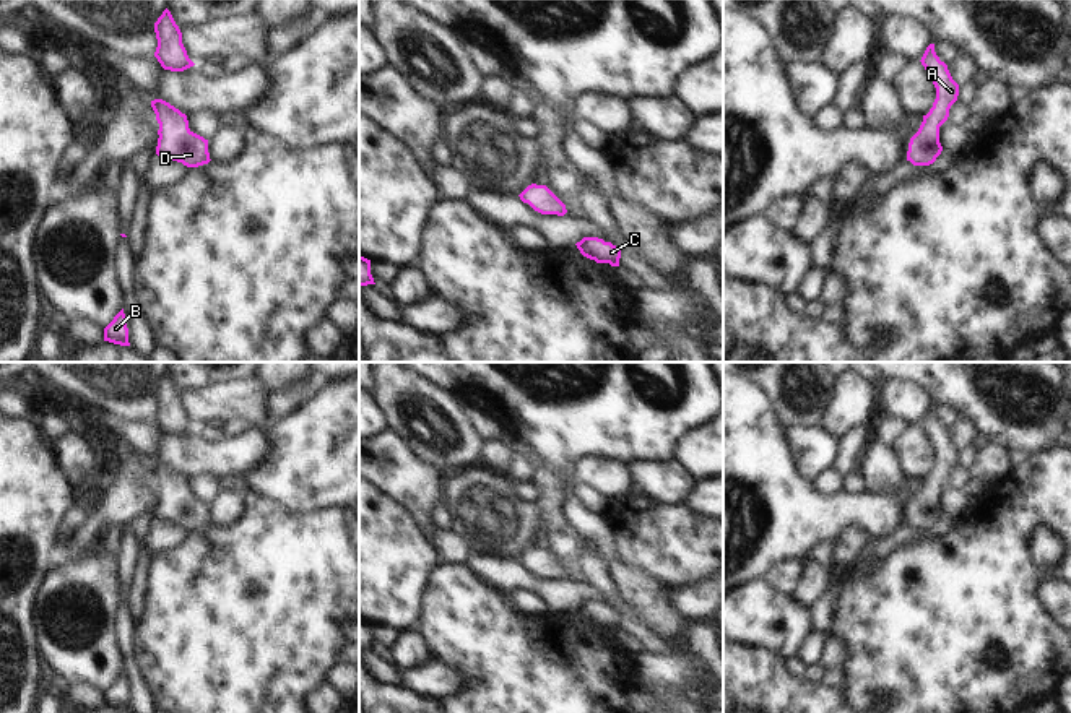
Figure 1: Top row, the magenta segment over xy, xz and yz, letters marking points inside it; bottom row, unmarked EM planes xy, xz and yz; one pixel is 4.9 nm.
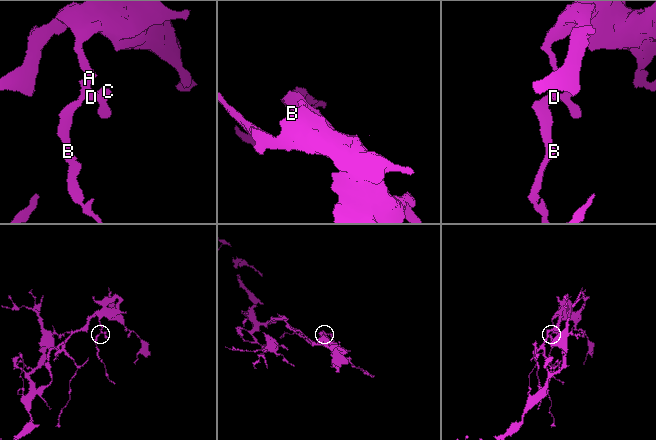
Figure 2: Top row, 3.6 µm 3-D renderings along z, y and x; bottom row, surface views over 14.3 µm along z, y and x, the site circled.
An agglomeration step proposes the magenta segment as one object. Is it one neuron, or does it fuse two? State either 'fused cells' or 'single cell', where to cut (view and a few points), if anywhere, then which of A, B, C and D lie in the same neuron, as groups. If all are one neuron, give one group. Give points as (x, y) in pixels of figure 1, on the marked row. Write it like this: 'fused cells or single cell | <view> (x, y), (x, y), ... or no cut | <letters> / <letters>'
single cell | no cut | A B C D

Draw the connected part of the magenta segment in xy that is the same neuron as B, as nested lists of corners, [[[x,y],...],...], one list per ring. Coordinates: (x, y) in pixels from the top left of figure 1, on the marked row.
[[[124,309],[114,317],[114,320],[104,328],[104,341],[130,346],[127,317]]]

